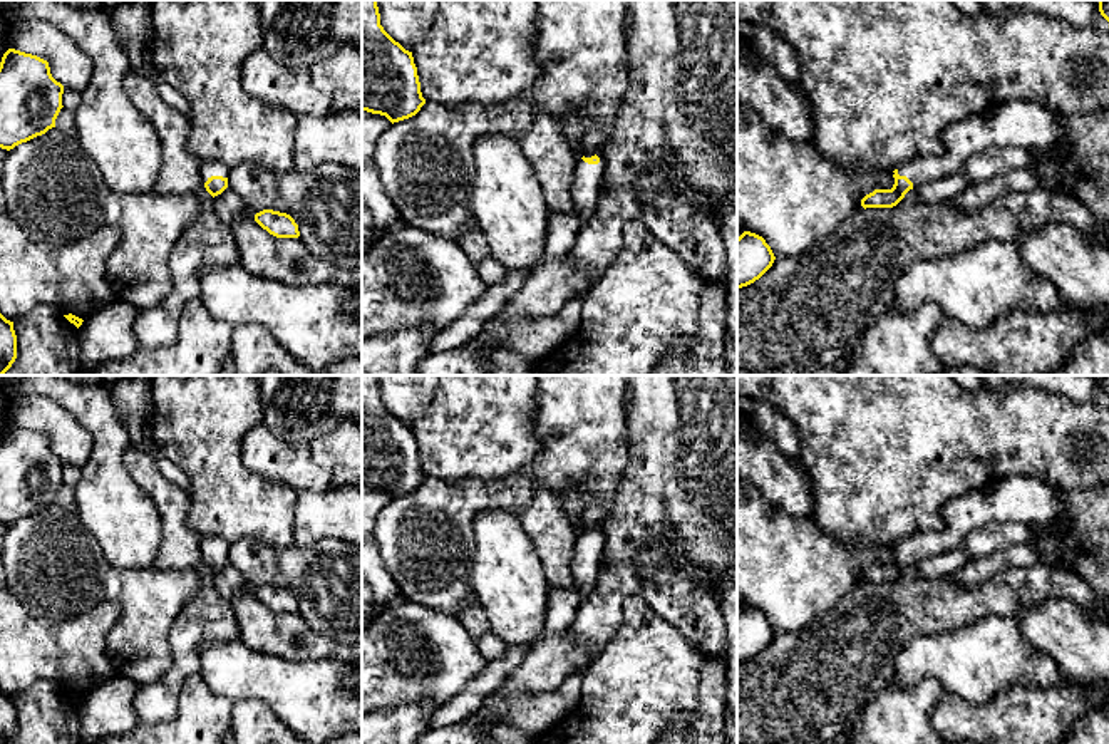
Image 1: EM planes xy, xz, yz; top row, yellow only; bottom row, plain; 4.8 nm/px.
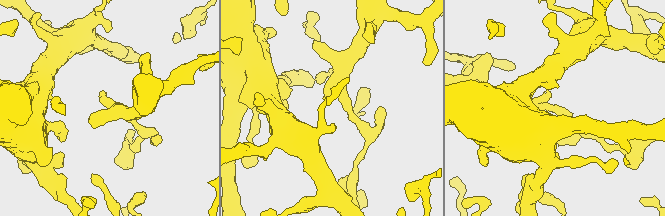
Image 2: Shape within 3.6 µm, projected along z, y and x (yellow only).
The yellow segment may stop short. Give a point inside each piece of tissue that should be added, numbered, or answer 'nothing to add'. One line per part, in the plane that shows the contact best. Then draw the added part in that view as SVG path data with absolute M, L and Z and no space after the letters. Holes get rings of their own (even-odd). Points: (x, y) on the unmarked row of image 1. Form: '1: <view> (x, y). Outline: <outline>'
1: xz (588, 553). Outline: M590 526L585 533L598 531L598 540L588 540L578 535L575 543L575 556L571 563L573 586L585 598L595 588L598 580L603 553L605 553L605 533L600 526Z

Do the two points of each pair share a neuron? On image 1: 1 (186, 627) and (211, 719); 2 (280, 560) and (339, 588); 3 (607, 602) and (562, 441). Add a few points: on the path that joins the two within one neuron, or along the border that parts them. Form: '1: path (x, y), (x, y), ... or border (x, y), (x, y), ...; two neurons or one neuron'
1: border (198, 674), (190, 676), (183, 682), (178, 696); two neurons
2: path (295, 568), (324, 577); one neuron
3: border (618, 486), (613, 506), (600, 521); two neurons

